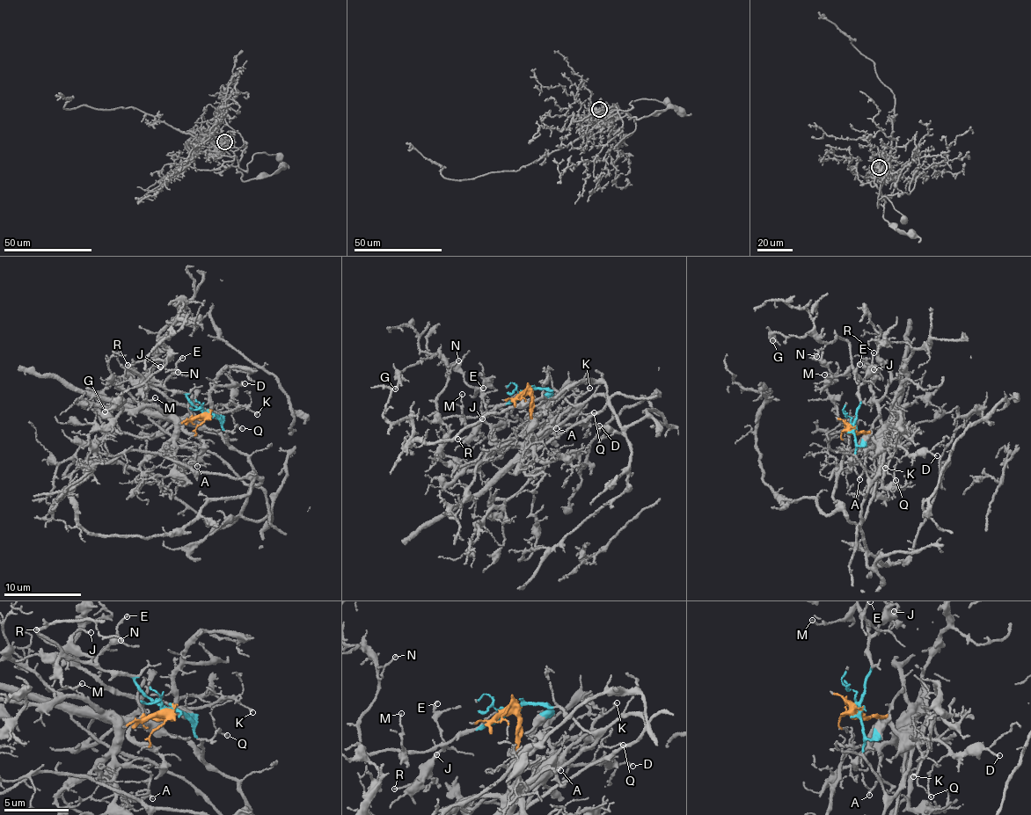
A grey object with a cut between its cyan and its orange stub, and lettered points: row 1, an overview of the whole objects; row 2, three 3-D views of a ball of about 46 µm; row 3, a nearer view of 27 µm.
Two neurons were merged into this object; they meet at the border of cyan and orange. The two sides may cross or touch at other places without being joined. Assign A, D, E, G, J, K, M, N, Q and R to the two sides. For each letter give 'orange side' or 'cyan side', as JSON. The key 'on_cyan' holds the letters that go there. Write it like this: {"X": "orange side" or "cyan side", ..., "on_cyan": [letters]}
{"A": "orange side", "D": "orange side", "E": "cyan side", "G": "cyan side", "J": "cyan side", "K": "orange side", "M": "cyan side", "N": "cyan side", "Q": "orange side", "R": "cyan side", "on_cyan": ["E", "G", "J", "M", "N", "R"]}

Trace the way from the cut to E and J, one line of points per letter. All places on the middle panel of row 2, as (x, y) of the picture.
E: (529, 392), (487, 413), (481, 396), (483, 387)
J: (529, 392), (486, 413), (486, 418), (476, 425), (483, 418)

